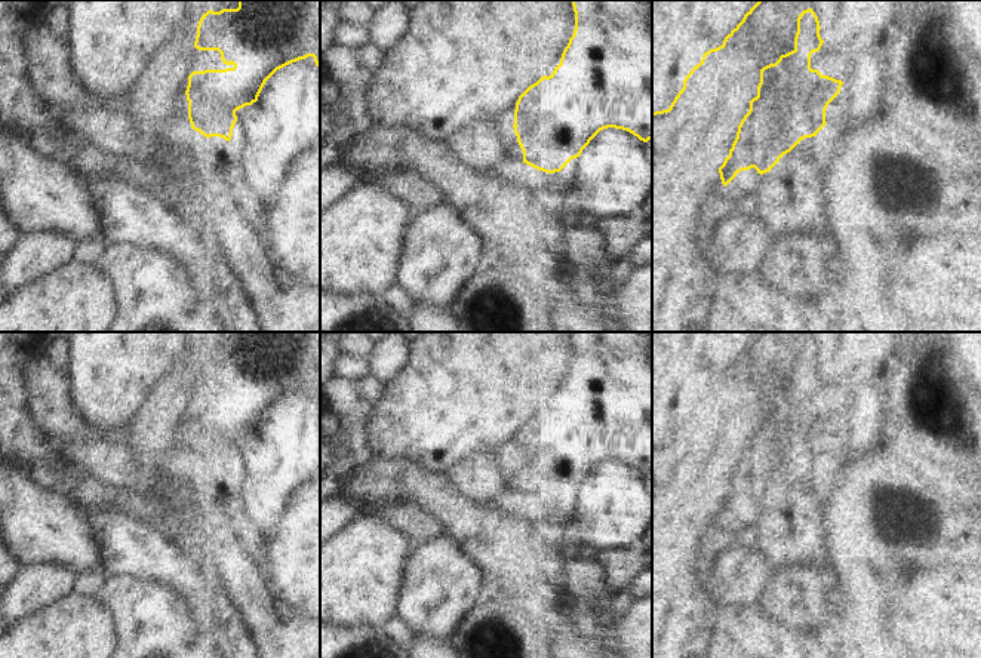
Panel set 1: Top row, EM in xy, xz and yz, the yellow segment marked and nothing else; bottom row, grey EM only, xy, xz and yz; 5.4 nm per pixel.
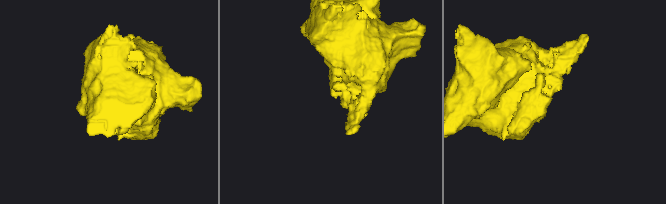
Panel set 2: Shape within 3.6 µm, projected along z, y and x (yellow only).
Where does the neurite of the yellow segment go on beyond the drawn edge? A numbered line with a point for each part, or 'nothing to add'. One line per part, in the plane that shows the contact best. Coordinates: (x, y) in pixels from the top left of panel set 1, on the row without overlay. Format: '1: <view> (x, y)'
1: yz (740, 519)

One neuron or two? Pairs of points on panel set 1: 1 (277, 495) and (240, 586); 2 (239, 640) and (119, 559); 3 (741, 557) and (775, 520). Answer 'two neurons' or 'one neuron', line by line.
1: two neurons
2: one neuron
3: two neurons

